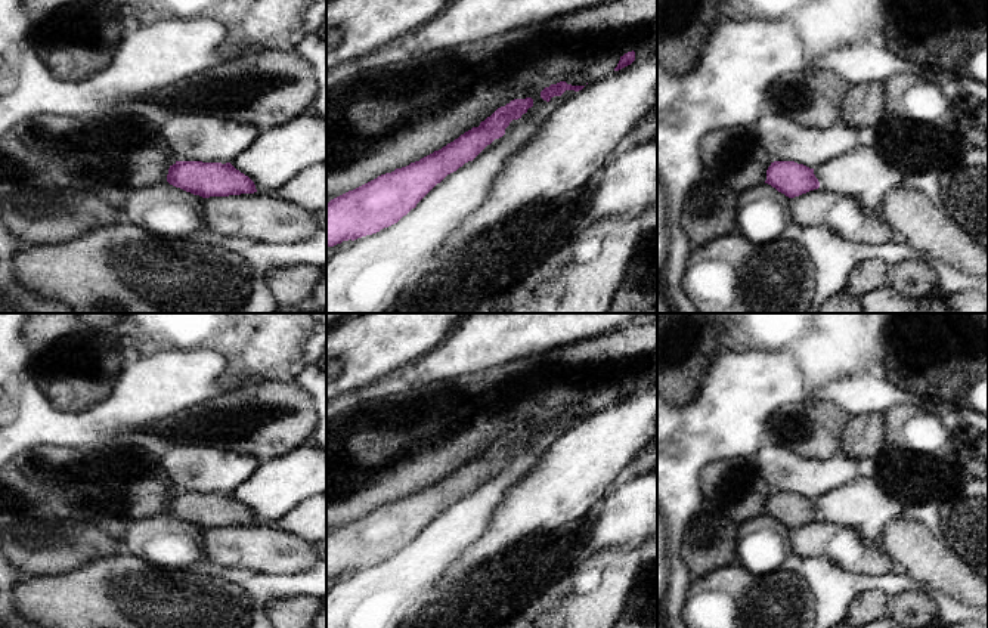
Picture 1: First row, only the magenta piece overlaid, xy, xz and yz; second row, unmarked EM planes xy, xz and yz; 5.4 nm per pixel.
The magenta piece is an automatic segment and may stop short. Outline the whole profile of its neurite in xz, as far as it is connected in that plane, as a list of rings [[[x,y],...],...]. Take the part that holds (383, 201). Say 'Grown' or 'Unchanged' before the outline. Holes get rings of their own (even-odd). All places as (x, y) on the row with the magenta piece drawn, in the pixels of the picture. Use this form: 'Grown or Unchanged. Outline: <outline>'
Unchanged. Outline: [[[532,98],[514,99],[442,149],[326,202],[326,248],[397,223],[447,174],[502,137],[510,123],[532,106]]]

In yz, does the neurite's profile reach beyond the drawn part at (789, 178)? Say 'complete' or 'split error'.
complete

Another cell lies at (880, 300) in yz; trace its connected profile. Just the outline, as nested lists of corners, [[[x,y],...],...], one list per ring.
[[[888,284],[864,294],[861,306],[864,313],[911,313],[916,303],[893,291]]]

